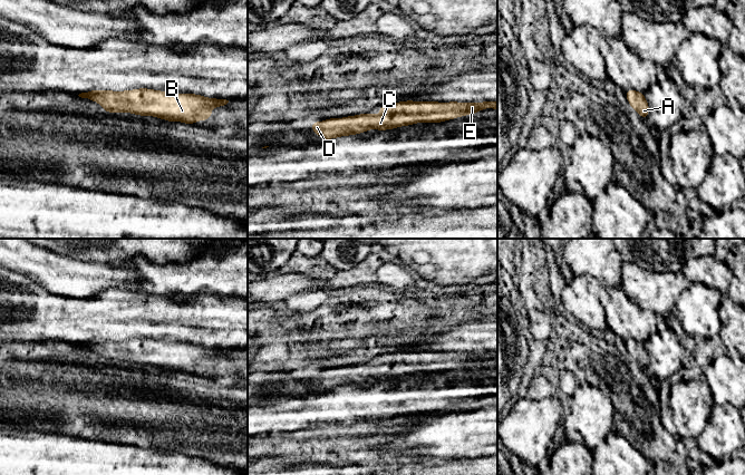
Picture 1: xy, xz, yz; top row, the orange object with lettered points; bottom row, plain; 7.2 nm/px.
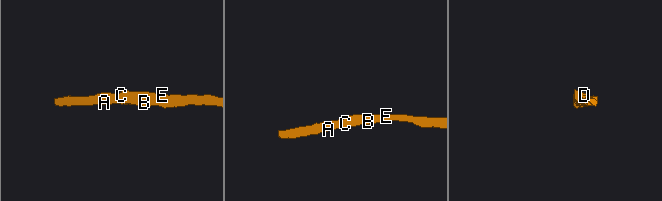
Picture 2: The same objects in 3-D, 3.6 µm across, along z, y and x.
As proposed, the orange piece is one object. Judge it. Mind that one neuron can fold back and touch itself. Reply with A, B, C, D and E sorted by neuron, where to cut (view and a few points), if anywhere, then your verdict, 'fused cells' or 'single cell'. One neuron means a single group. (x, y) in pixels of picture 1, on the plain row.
A B C D E | no cut | single cell

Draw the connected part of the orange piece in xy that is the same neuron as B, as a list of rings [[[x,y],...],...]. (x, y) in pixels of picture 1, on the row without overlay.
[[[139,338],[124,341],[90,340],[78,345],[81,348],[97,351],[107,362],[132,362],[139,366],[154,366],[167,371],[194,374],[199,370],[210,370],[213,357],[222,357],[226,349],[207,348],[195,343],[174,343],[161,340]]]

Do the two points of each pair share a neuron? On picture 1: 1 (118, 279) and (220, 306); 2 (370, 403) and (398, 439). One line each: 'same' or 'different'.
1: different
2: different

